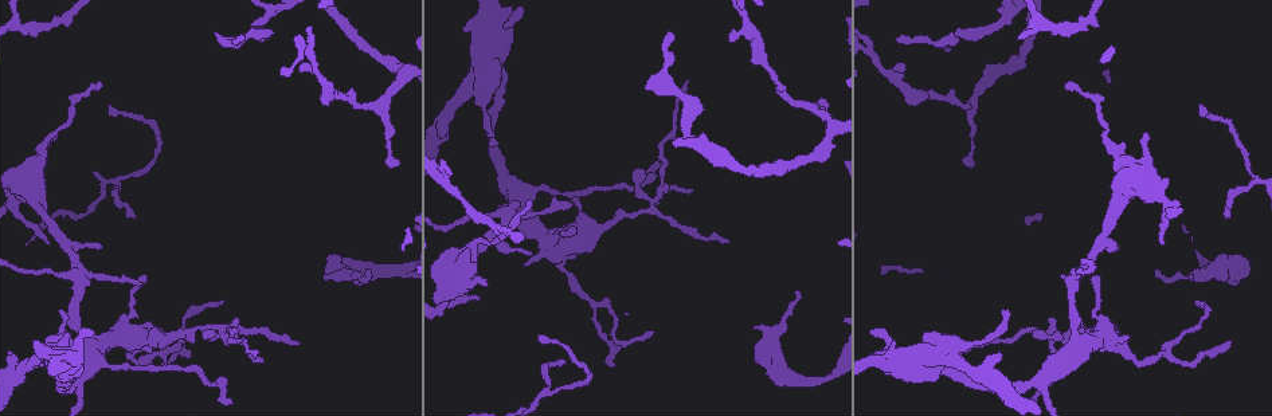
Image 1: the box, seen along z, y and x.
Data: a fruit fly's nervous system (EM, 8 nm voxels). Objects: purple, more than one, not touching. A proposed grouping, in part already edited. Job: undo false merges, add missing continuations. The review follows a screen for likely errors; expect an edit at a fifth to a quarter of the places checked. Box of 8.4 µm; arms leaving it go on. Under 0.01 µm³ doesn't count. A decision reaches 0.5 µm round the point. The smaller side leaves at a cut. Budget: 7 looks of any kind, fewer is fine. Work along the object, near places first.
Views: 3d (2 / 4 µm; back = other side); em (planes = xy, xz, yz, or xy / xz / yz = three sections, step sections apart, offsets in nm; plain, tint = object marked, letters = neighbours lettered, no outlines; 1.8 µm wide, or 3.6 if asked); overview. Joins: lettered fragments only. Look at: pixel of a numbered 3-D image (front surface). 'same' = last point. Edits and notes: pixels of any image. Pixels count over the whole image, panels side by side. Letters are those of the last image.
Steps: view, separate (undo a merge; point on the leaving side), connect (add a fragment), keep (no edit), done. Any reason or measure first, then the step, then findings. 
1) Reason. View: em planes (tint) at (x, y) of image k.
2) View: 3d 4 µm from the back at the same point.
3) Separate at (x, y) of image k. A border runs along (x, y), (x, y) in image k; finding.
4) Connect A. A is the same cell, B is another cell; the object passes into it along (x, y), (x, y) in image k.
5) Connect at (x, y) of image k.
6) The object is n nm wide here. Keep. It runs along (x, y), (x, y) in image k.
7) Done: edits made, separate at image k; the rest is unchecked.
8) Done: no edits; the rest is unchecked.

Branch stops here. View: 3d 2 µm at (219, 303) of image 1.

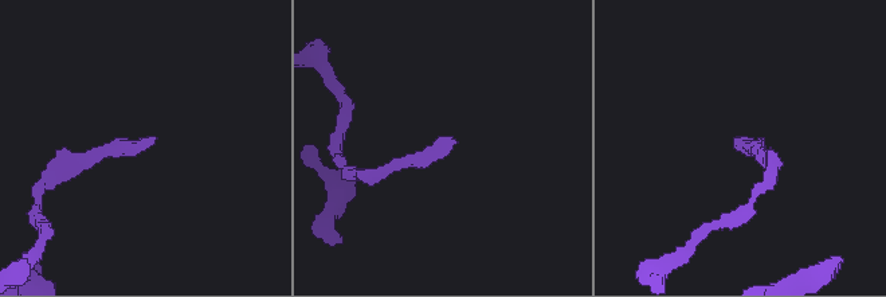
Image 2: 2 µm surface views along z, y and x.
View: em xy step 16 (letters) at (737, 140) of image 2.

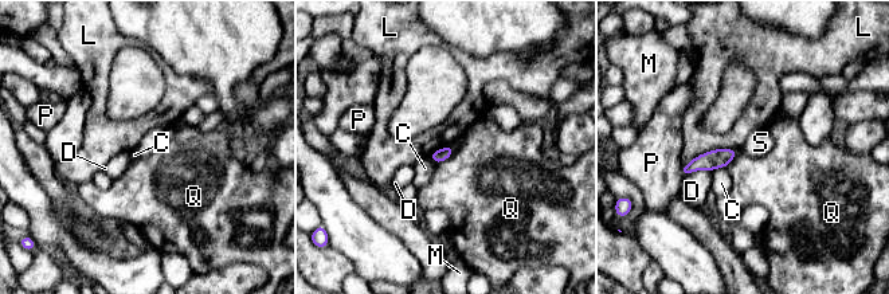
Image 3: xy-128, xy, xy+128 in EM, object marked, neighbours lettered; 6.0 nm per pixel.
Another direction. View: em planes (letters) at the same point.

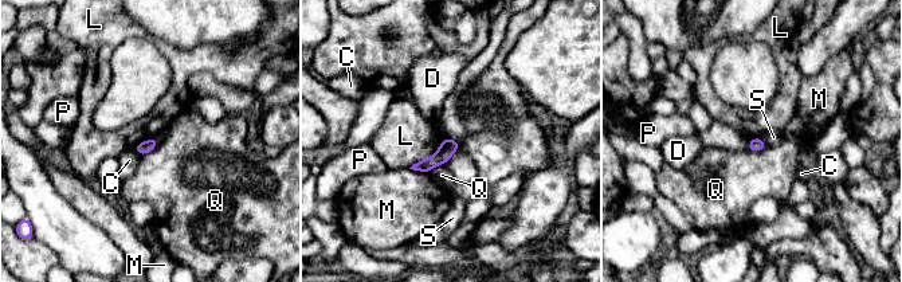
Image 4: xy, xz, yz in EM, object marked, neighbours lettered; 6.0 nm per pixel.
The object is 80 nm wide here; the longest contact is with L, 300 nm. Keep. C, D, L, M, P, Q and S are other cells; no lettered fragment goes on from it.

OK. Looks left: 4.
Sharp bend. View: em 3.6 µm yz step 16 (plain) at (492, 64) of image 1.

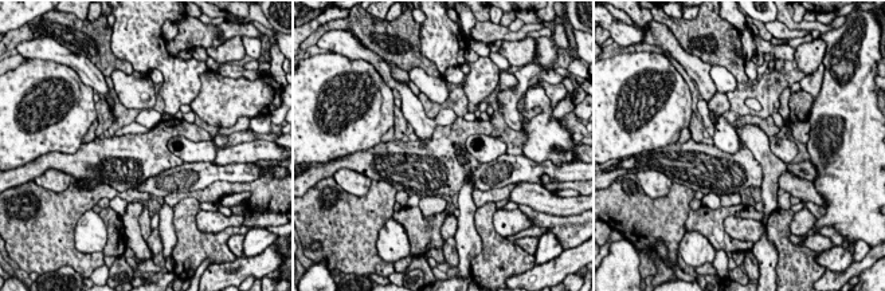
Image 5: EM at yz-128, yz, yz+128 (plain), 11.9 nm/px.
View: em 3.6 µm yz step 16 (tint) at the same point.

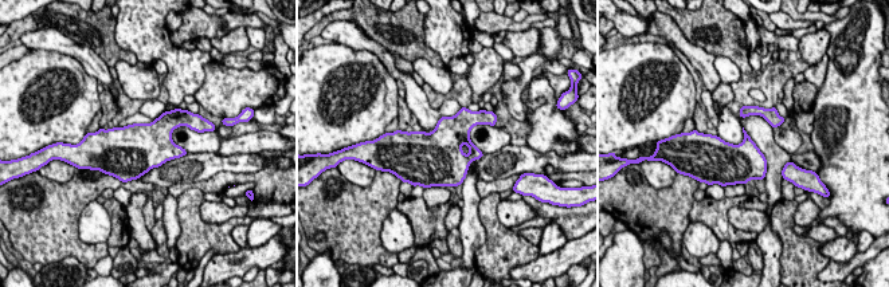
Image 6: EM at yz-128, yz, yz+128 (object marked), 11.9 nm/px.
View: em 3.6 µm yz step 16 (letters) at the same point.

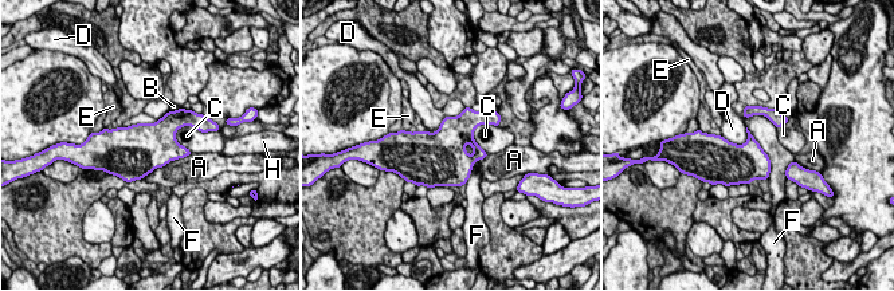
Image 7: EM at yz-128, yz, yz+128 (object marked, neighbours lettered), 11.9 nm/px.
The object is 220 nm wide here. Keep. A, B, C, D, E, F and H are other cells; a border runs along (747, 126), (768, 156), (768, 179) in image 7; one neuron here.

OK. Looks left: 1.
Done: no edits; the rest is unchecked.

